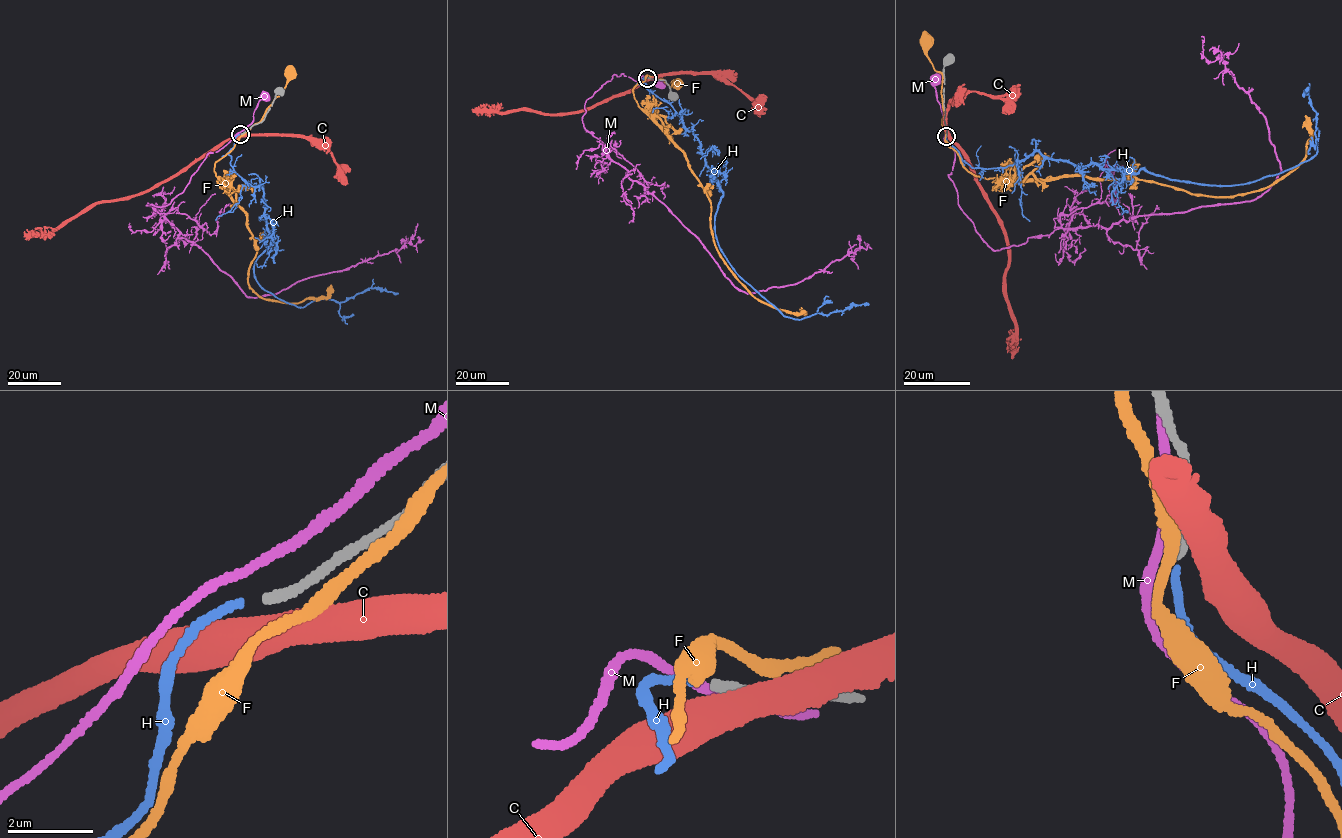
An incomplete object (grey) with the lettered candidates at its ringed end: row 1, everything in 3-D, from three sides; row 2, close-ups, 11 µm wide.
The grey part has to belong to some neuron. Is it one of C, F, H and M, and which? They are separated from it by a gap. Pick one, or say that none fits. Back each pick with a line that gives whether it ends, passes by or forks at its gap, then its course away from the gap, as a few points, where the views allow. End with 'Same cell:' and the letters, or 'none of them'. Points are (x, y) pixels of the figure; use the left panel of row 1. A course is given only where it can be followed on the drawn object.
H: it ends; course (239, 134), (231, 166), (261, 187), (273, 244), (253, 265), (261, 287), (299, 307), (368, 288), (398, 293)
Same cell: H

